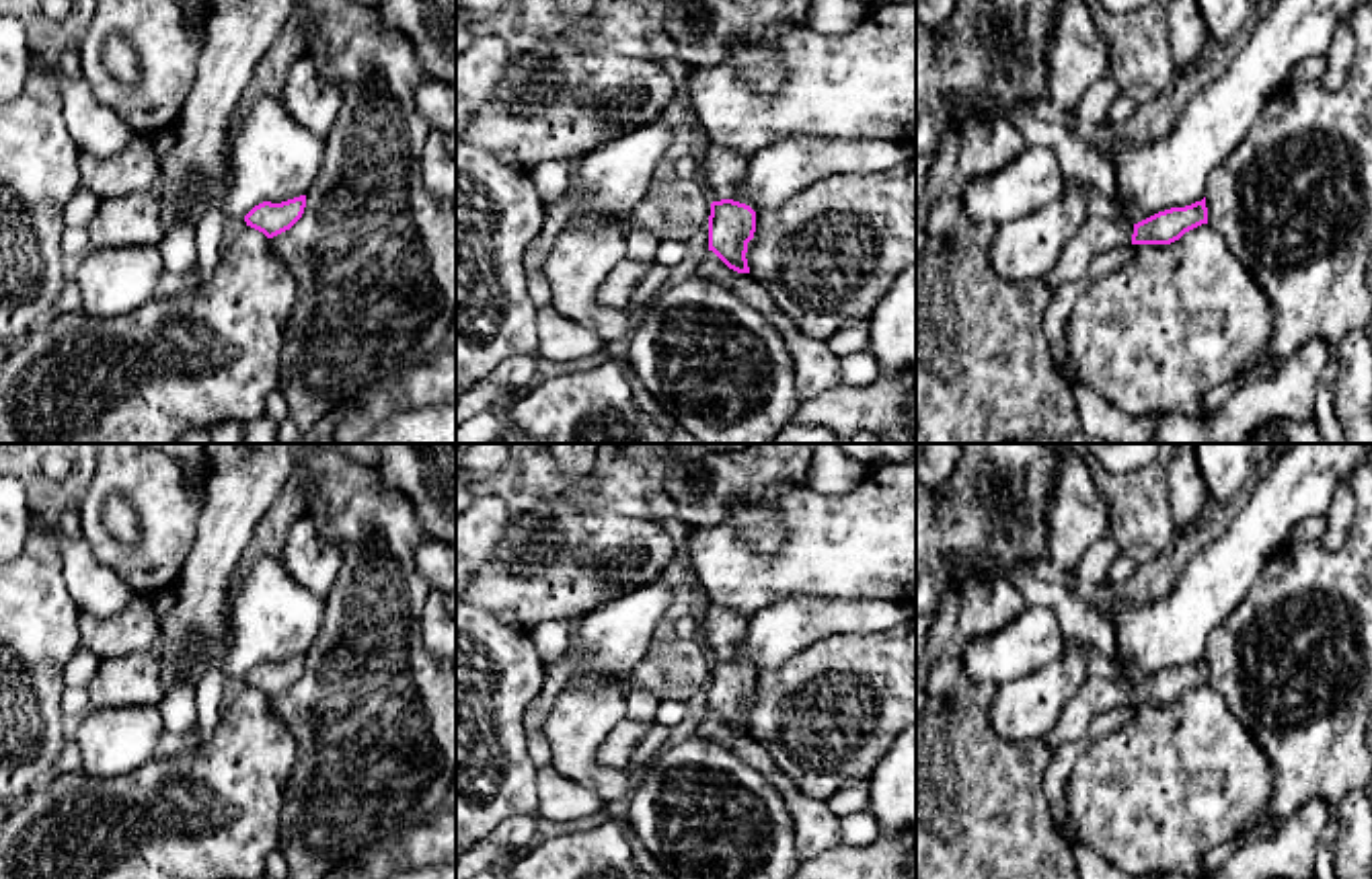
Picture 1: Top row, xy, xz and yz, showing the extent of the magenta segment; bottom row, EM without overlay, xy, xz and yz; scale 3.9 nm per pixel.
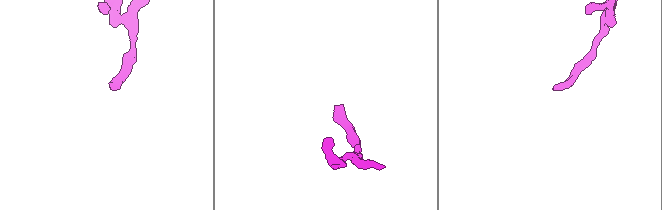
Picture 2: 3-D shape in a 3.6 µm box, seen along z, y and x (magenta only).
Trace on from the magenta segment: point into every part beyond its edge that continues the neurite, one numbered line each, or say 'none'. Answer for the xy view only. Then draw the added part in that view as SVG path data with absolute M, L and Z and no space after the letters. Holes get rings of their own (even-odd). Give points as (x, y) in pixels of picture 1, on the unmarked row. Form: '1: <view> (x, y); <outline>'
none

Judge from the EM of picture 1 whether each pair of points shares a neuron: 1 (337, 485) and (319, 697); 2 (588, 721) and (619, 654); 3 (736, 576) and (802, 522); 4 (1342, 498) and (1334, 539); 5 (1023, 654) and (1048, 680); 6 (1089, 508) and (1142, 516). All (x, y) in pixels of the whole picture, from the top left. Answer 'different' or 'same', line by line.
1: same
2: different
3: same
4: same
5: different
6: different

